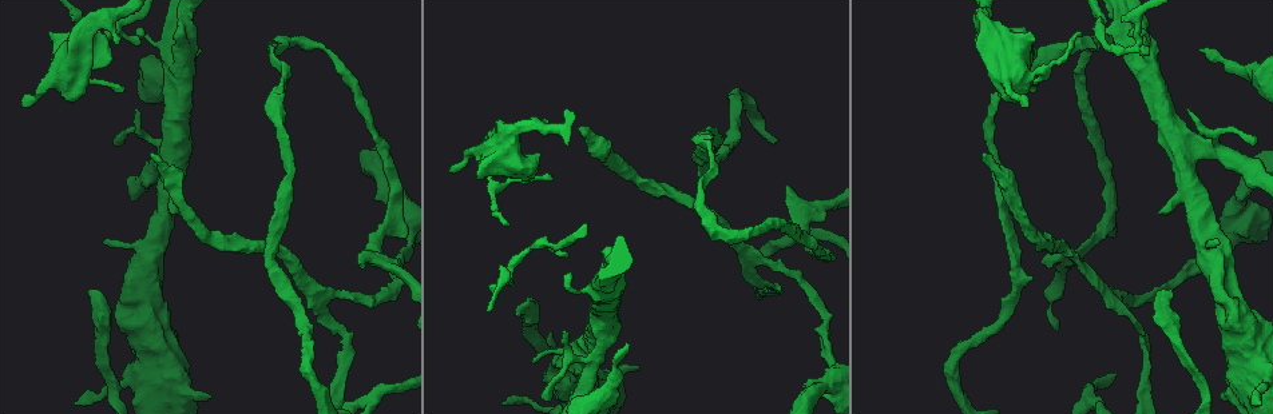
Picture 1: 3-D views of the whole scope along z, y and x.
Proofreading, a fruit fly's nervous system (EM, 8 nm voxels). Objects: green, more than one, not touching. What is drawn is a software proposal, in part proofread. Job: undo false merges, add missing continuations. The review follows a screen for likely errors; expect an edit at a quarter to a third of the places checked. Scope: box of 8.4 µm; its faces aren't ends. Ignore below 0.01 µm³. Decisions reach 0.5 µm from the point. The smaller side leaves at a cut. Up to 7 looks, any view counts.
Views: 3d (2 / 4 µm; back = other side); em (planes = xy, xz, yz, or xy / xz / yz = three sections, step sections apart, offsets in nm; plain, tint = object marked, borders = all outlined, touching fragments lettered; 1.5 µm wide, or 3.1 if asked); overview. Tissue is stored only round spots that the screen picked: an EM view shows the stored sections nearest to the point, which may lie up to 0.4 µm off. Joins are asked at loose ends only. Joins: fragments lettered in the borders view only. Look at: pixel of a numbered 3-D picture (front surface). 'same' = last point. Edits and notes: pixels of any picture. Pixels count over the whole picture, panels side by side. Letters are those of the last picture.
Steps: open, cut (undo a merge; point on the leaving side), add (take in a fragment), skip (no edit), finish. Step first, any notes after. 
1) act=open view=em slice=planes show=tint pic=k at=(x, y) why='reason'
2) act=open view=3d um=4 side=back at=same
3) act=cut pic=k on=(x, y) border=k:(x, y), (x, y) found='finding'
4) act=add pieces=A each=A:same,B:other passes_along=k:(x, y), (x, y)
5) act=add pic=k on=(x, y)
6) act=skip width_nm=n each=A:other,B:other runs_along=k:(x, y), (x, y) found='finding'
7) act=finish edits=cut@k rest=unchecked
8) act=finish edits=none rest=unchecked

act=open view=em slice=yz step=8 show=borders pic=1 at=(1170, 289) why='free end'

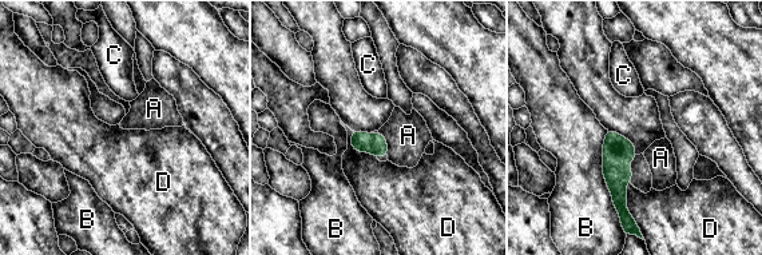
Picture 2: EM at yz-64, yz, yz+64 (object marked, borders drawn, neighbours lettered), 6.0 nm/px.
act=add pieces=A each=A:same,B:other,C:other,D:other found='it goes on there'

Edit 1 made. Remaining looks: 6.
act=open view=overview

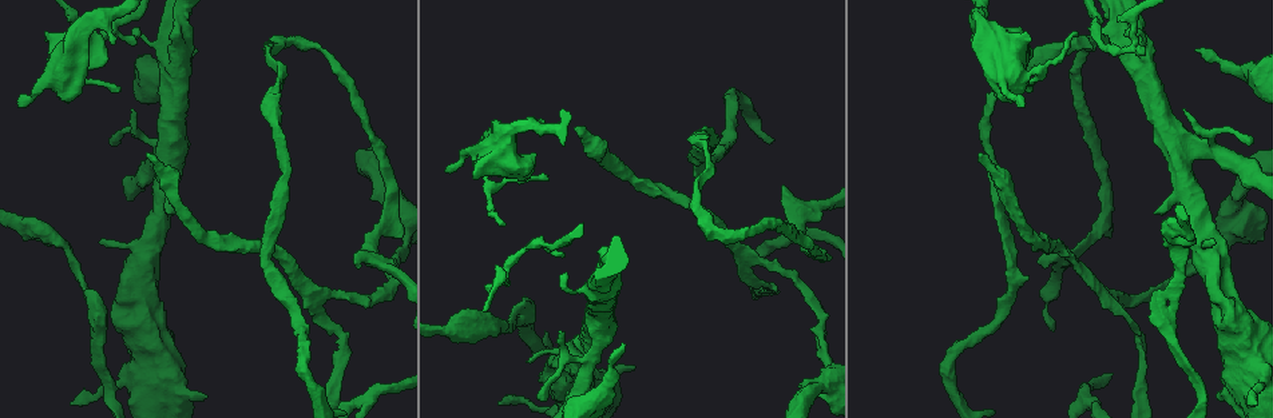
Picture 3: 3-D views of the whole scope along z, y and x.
act=open view=3d um=4 pic=3 at=(148, 152) why='end of a long branch'

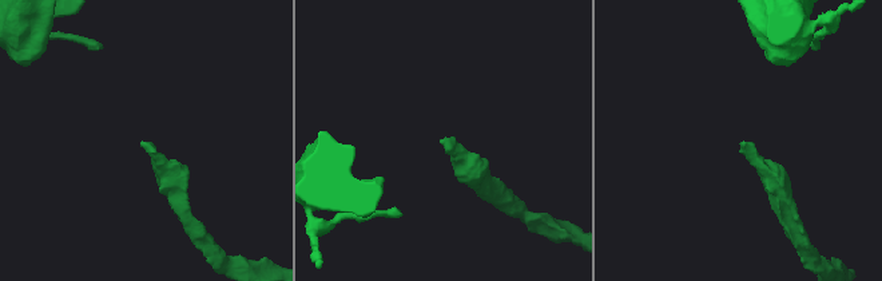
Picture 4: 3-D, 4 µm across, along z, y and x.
act=open view=em slice=yz step=4 show=borders pic=4 at=(441, 141) why='need the tissue'

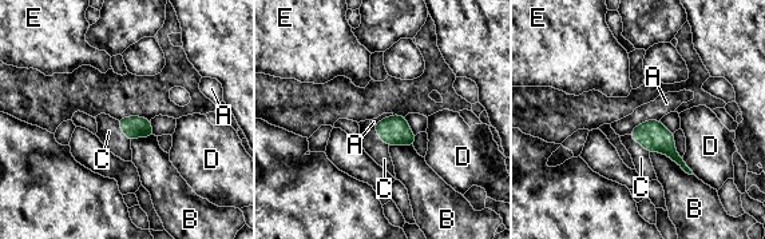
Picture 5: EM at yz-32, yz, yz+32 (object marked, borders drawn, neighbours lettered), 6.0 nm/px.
act=add pieces=C each=A:other,B:other,C:same,D:other,E:other passes_along=5:(133, 127), (122, 130), (108, 131) found='the neuron continues'

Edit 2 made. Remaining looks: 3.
act=open view=em slice=planes show=borders pic=3 at=(623, 343) why='long arm stops here'

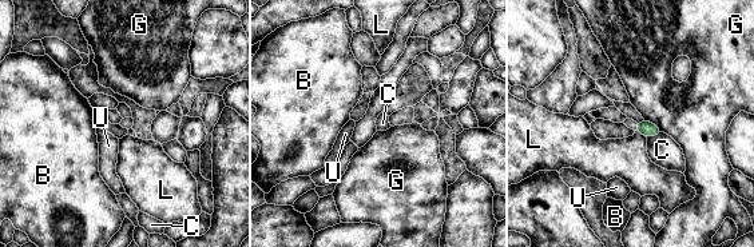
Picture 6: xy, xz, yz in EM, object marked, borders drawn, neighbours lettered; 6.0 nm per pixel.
act=skip longest_contact=G:140nm each=B:other,C:other,G:other,L:other,U:other found='no lettered fragment goes on from it'

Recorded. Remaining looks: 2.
act=finish edits=add@2,add@5 rest=unchecked

